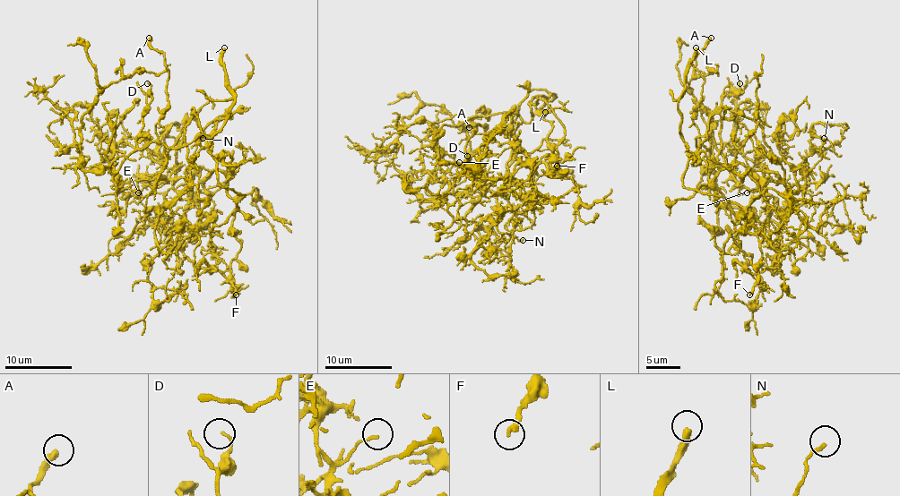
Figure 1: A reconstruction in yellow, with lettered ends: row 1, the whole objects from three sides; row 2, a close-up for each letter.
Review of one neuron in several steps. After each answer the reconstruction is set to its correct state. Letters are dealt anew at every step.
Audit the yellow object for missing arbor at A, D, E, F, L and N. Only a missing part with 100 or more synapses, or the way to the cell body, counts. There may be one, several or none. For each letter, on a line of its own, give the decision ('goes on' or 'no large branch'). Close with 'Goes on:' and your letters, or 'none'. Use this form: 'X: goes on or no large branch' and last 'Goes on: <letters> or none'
A: no large branch
D: no large branch
E: no large branch
F: no large branch
L: goes on
N: no large branch
Goes on: L

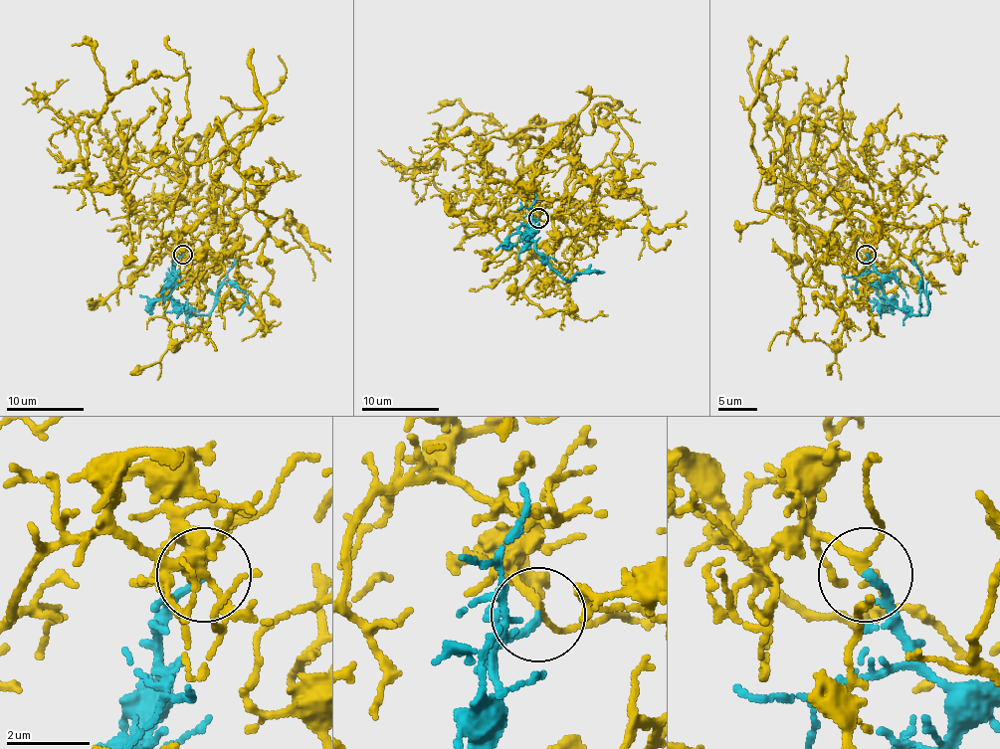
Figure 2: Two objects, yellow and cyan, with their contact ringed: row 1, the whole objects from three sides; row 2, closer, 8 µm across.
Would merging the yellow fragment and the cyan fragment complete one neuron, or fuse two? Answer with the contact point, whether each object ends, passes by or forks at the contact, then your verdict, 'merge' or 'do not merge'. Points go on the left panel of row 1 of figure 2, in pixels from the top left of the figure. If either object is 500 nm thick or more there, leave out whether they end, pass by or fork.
(182, 254) | yellow passes by | cyan passes by | merge

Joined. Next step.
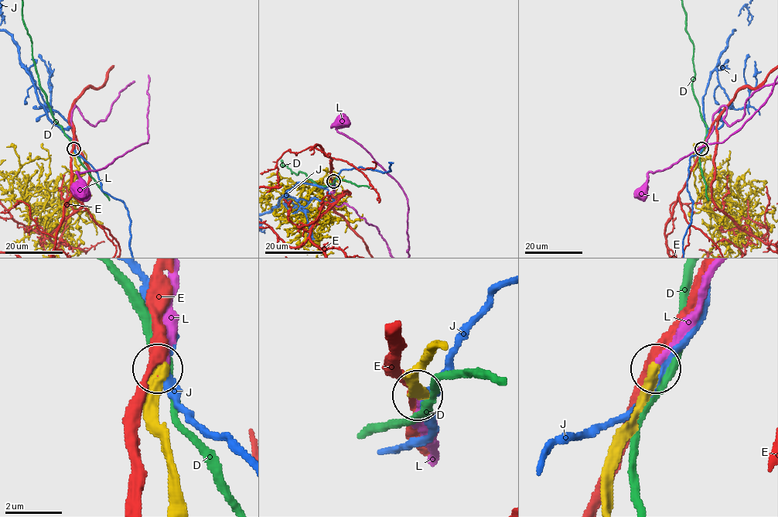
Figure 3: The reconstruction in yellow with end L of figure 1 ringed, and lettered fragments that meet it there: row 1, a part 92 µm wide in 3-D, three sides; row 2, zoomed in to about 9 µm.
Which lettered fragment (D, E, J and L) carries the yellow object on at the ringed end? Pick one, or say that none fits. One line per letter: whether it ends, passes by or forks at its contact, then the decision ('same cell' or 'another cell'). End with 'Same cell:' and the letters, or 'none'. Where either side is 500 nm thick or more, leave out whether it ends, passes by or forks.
D: it passes by; another cell
E: it passes by; another cell
J: it passes by; another cell
L: it ends; same cell
Same cell: L

